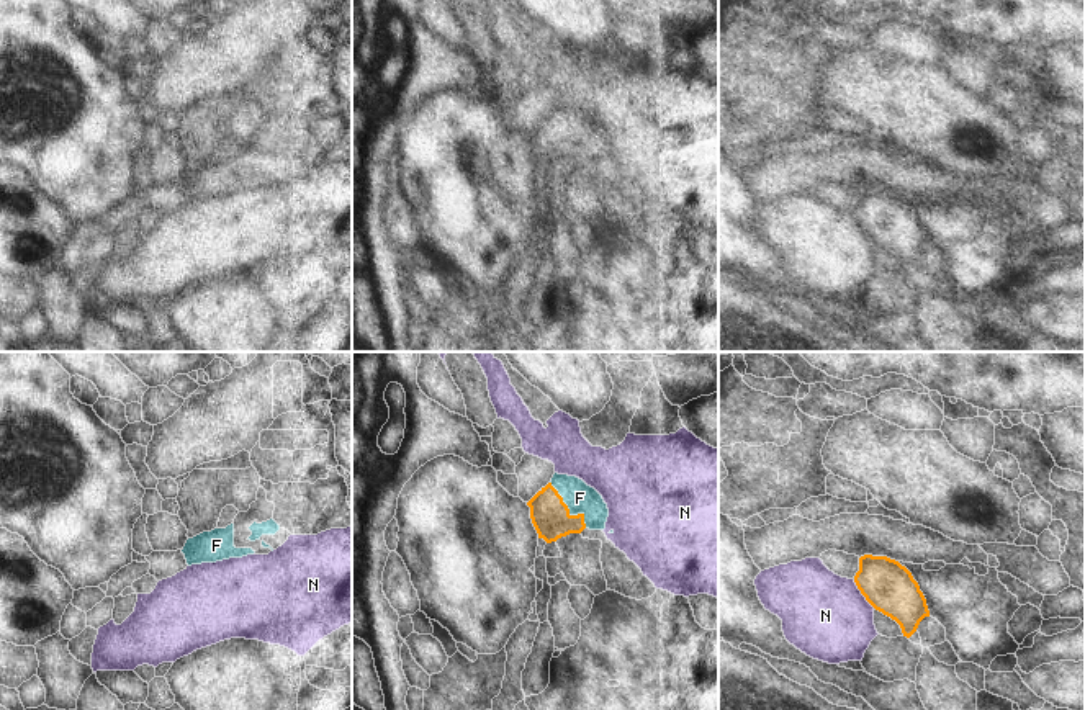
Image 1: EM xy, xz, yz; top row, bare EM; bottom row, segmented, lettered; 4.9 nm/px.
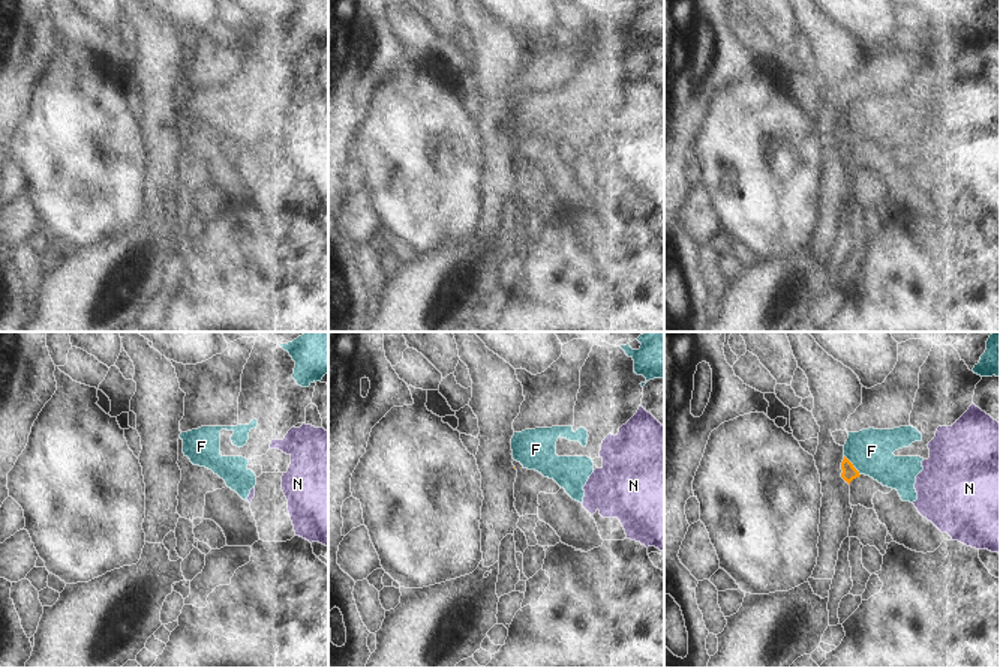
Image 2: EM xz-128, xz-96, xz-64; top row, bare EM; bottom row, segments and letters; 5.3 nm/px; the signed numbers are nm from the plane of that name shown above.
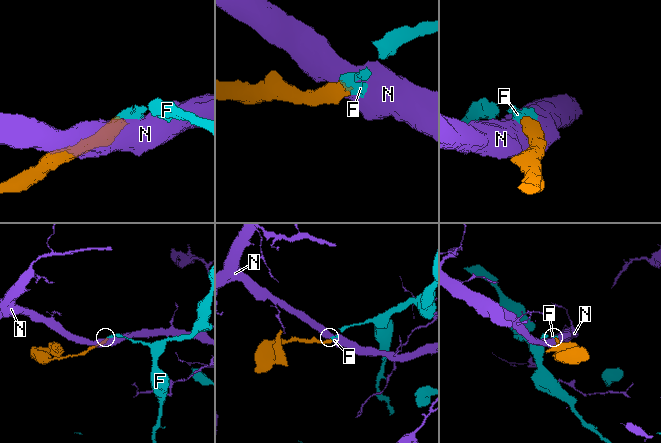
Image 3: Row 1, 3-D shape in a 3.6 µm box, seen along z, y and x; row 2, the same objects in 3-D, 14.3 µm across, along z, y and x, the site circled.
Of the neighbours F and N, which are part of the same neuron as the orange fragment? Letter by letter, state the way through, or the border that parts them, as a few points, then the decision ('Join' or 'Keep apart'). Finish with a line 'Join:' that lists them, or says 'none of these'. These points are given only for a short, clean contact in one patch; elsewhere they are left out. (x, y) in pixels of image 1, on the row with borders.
F: Path across: xz (550, 516), (558, 509), (568, 509), (580, 498). Join
N: Boundary: yz (853, 579), (859, 593), (874, 607). Keep apart
Join: F.

